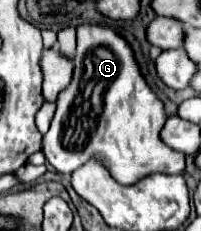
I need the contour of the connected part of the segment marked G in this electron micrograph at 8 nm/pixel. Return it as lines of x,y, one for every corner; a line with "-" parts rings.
83,23
83,25
77,27
77,53
75,53
75,59
73,59
73,61
75,61
73,81
71,81
71,85
59,95
55,117
53,117
53,121
51,121
49,131
47,131
45,137
43,137
43,153
45,153
47,161
51,163
51,167
53,167
57,173
71,175
77,167
81,167
83,163
87,163
87,159
101,159
112,177
122,185
132,185
146,175
155,173
155,171
161,171
161,173
183,173
183,171
185,171
185,155
183,155
181,151
171,149
169,145
165,145
165,143
161,141
161,129
163,129
163,125
165,125
165,117
167,117
167,113
165,113
165,105
163,105
163,101
151,91
151,87
147,85
145,77
141,75
141,69
139,69
139,63
137,63
135,57
133,57
133,49
131,49
131,45
129,45
129,43
127,43
127,41
115,31
115,29
111,29
111,27
105,27
105,25
93,25
93,23

